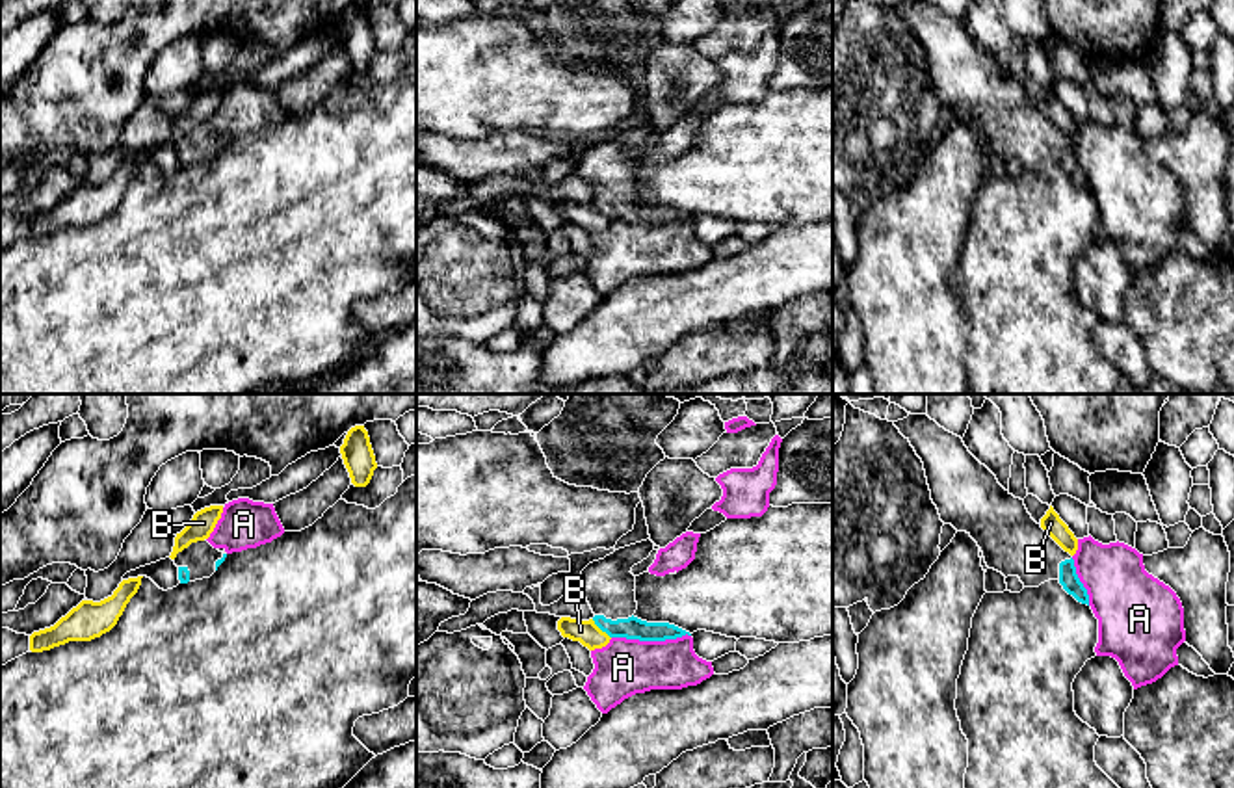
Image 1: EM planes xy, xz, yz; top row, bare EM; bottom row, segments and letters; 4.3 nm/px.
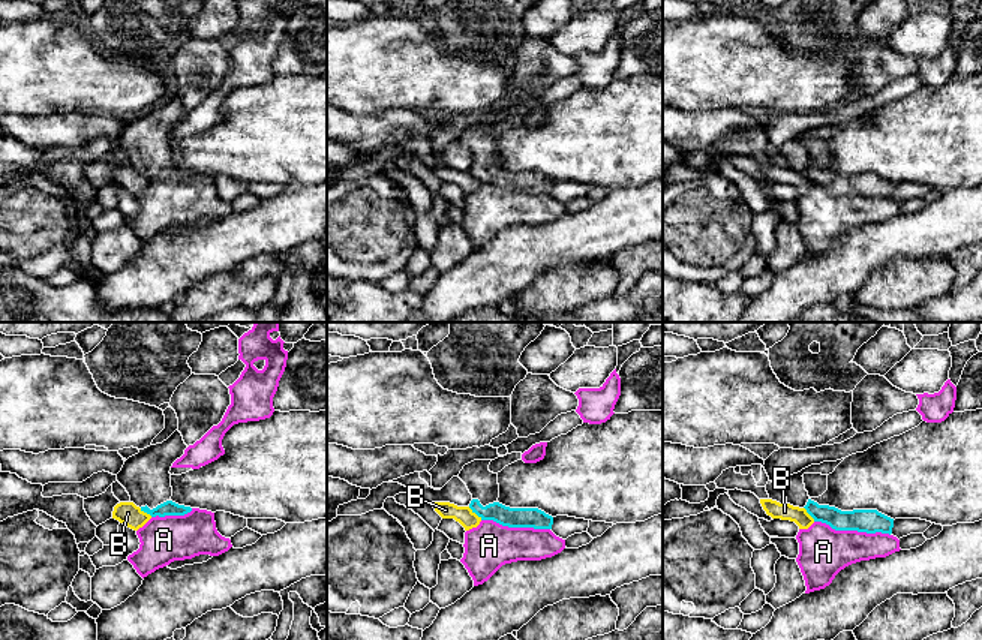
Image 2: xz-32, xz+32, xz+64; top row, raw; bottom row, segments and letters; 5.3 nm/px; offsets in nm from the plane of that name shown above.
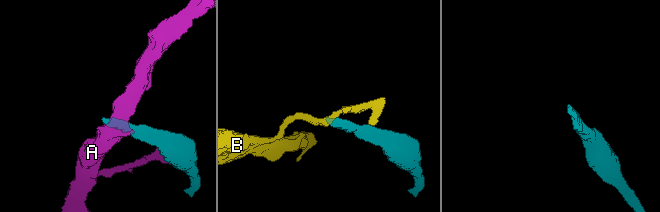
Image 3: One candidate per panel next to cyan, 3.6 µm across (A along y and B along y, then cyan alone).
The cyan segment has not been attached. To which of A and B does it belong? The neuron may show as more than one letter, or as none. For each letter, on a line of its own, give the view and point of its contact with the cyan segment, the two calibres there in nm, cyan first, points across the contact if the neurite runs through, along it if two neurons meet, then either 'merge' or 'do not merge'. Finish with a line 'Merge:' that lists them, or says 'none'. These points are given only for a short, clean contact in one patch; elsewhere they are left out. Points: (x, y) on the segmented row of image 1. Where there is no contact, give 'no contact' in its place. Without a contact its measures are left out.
A: contact xz (651, 640); calibres 100 and 240 nm; do not merge
B: contact xz (601, 629); calibres 100 and 100 nm; border xz (591, 619), (610, 638); do not merge
Merge: none

